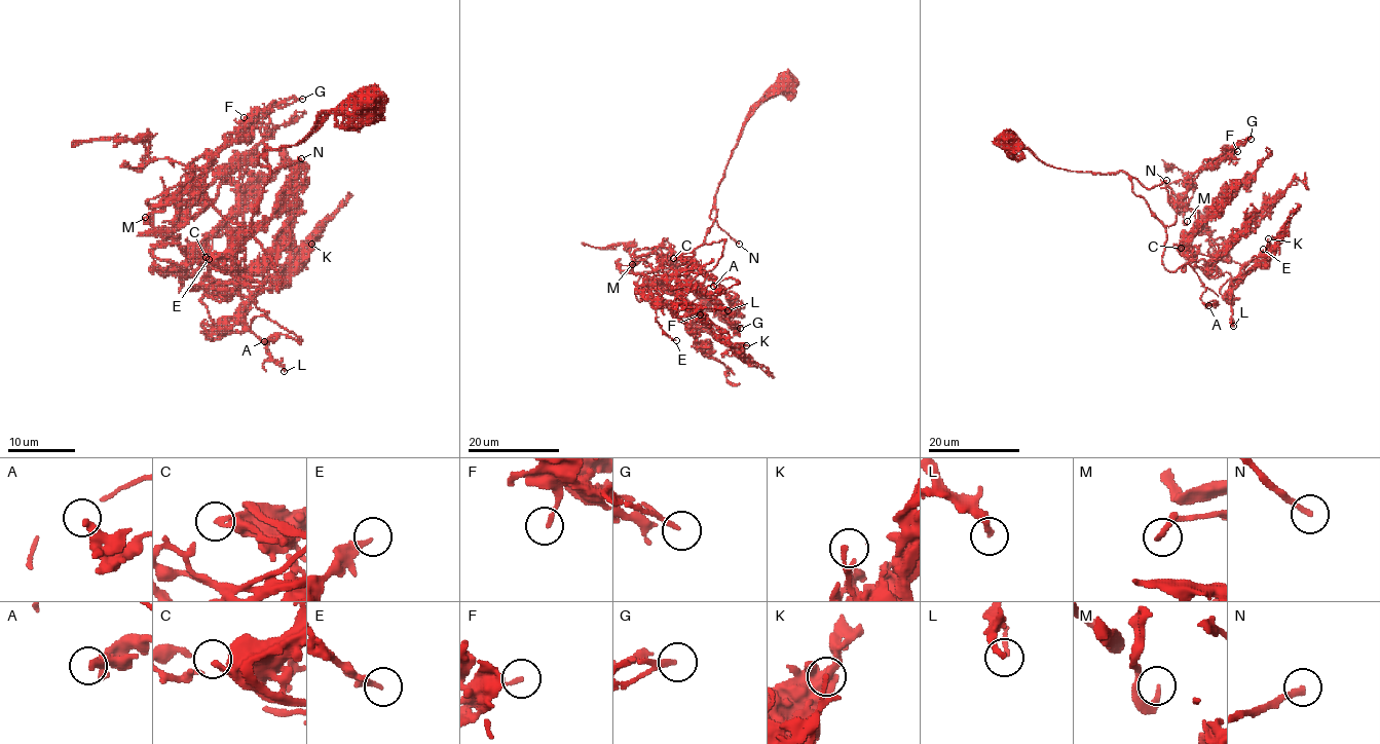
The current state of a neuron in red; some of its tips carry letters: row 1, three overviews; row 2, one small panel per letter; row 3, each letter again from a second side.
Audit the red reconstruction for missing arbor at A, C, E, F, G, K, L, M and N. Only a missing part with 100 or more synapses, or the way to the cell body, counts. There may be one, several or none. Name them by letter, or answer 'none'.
N

